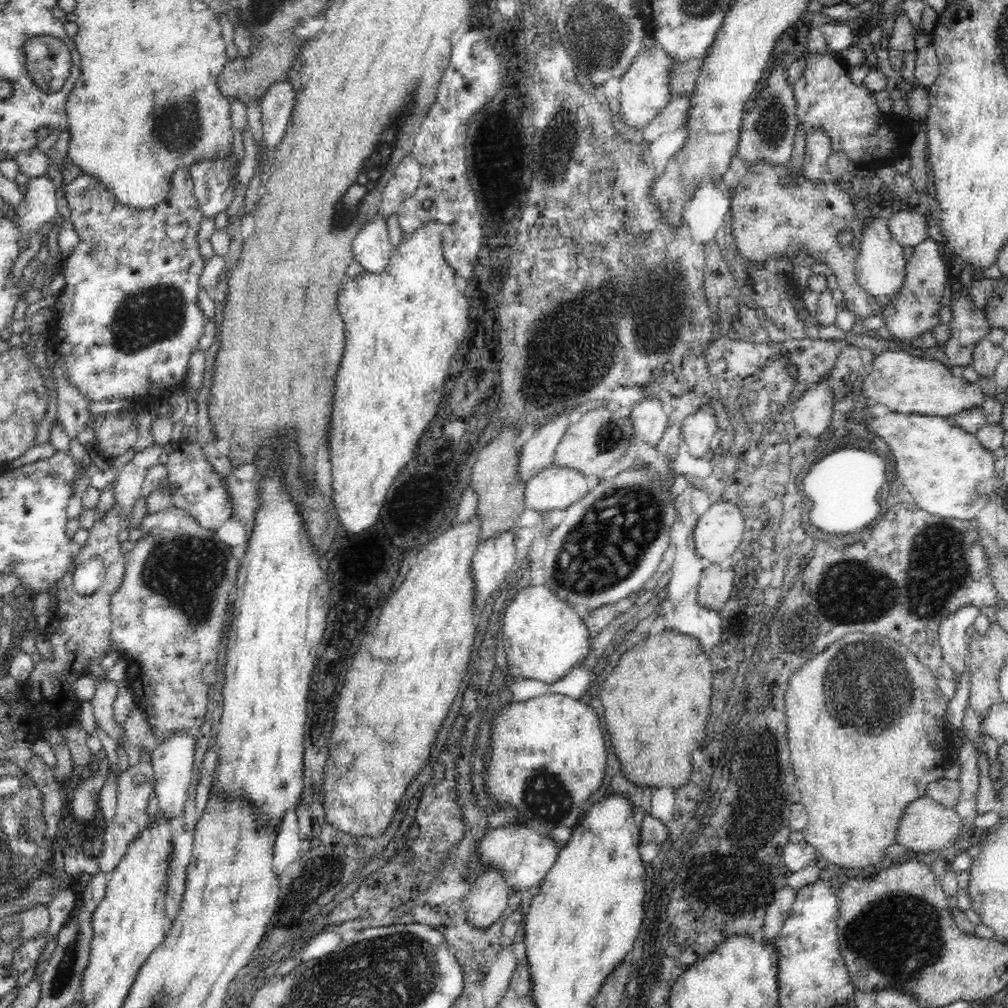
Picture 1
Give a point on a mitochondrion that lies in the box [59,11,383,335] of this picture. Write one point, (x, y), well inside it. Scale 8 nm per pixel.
(176, 125)

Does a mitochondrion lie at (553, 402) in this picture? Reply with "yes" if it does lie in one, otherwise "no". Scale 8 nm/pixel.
no

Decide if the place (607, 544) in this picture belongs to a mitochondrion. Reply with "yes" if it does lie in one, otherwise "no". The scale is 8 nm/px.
yes

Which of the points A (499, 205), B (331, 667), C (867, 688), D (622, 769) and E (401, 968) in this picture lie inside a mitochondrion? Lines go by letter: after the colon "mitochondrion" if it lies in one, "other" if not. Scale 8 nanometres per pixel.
A: other
B: other
C: mitochondrion
D: other
E: mitochondrion

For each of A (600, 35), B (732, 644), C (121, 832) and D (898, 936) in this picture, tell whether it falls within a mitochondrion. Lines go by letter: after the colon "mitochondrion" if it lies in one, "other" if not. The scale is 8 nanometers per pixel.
A: mitochondrion
B: other
C: other
D: mitochondrion

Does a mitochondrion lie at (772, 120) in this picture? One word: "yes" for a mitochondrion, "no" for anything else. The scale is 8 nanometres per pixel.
yes

